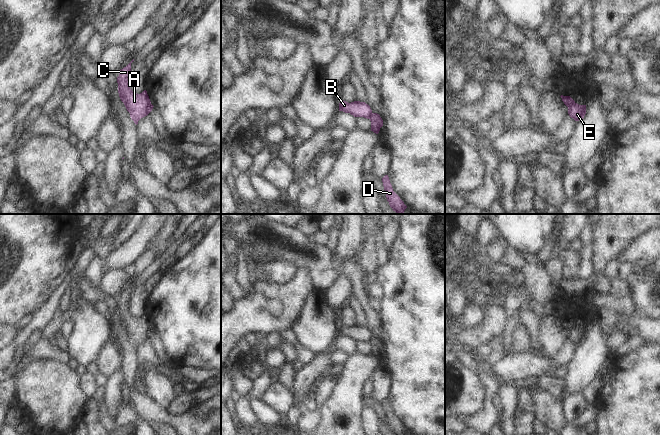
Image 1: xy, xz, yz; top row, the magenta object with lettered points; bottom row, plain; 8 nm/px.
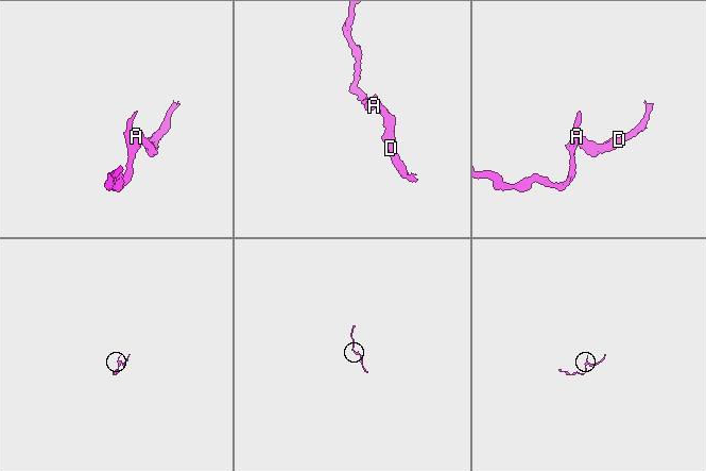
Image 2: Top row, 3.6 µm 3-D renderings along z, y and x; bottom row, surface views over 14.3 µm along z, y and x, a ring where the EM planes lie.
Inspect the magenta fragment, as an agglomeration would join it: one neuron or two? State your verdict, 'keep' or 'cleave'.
cleave

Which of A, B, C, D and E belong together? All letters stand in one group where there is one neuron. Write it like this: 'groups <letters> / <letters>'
groups A B C / D E

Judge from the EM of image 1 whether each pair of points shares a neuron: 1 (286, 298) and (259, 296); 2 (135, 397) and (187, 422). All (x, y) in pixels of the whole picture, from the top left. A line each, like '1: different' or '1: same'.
1: same
2: same

